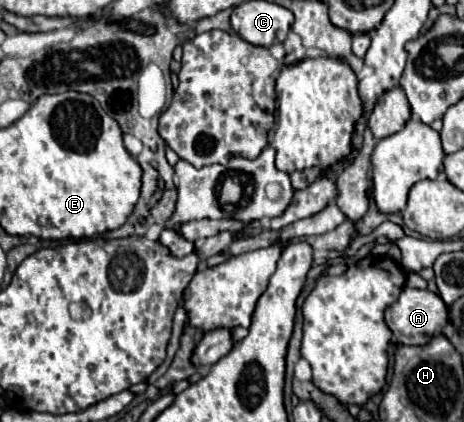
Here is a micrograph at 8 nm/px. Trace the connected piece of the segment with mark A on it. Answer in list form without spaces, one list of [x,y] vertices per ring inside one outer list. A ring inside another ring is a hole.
[[[405,286],[399,294],[399,300],[385,310],[385,322],[401,344],[427,344],[433,336],[439,336],[447,324],[447,306],[439,294],[429,290],[417,290]]]

